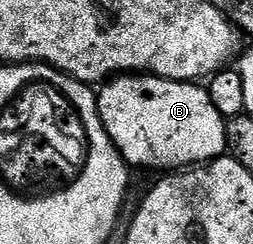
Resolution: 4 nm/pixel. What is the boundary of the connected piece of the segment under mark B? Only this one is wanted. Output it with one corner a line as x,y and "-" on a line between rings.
125,72
120,76
114,76
100,87
97,94
97,111
103,120
103,128
107,132
107,136
115,144
115,148
120,152
121,157
125,159
130,167
142,166
145,170
165,170
161,172
177,172
182,168
192,168
207,162
212,162
214,158
220,158
226,153
225,144
225,128
226,119
215,108
215,104
211,104
211,96
208,89
202,88
200,85
191,82
176,82
170,78
158,78
156,74
147,74
144,72

